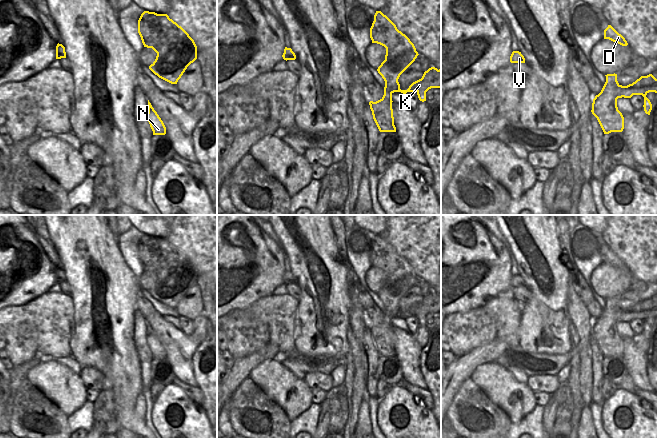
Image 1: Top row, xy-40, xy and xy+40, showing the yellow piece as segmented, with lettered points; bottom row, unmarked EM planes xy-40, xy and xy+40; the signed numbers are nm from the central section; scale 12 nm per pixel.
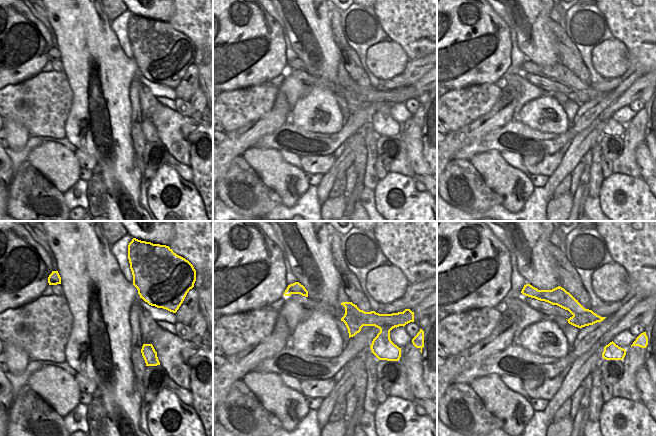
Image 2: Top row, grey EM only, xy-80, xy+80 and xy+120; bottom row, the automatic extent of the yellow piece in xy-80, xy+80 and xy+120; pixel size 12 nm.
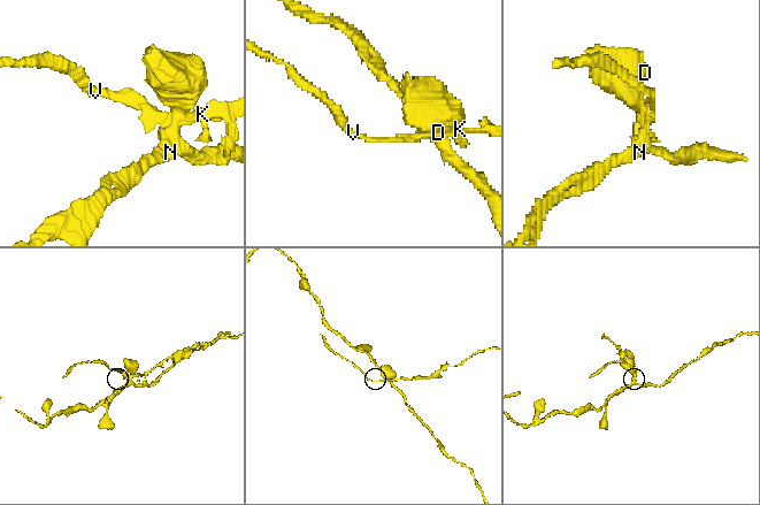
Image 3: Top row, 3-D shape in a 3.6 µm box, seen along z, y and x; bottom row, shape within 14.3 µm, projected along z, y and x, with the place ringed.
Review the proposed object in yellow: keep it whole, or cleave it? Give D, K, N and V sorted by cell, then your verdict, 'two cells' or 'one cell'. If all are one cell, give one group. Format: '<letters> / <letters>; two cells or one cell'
D N / K V; two cells

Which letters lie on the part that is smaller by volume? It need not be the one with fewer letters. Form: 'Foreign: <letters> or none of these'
Foreign: K, V

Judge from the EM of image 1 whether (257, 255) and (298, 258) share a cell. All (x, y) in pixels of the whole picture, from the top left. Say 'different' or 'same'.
different

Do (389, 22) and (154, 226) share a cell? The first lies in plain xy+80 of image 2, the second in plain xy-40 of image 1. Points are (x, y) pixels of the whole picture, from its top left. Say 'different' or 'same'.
different

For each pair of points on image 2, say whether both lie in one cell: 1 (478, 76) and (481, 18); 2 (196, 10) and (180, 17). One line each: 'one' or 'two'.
1: one
2: one

